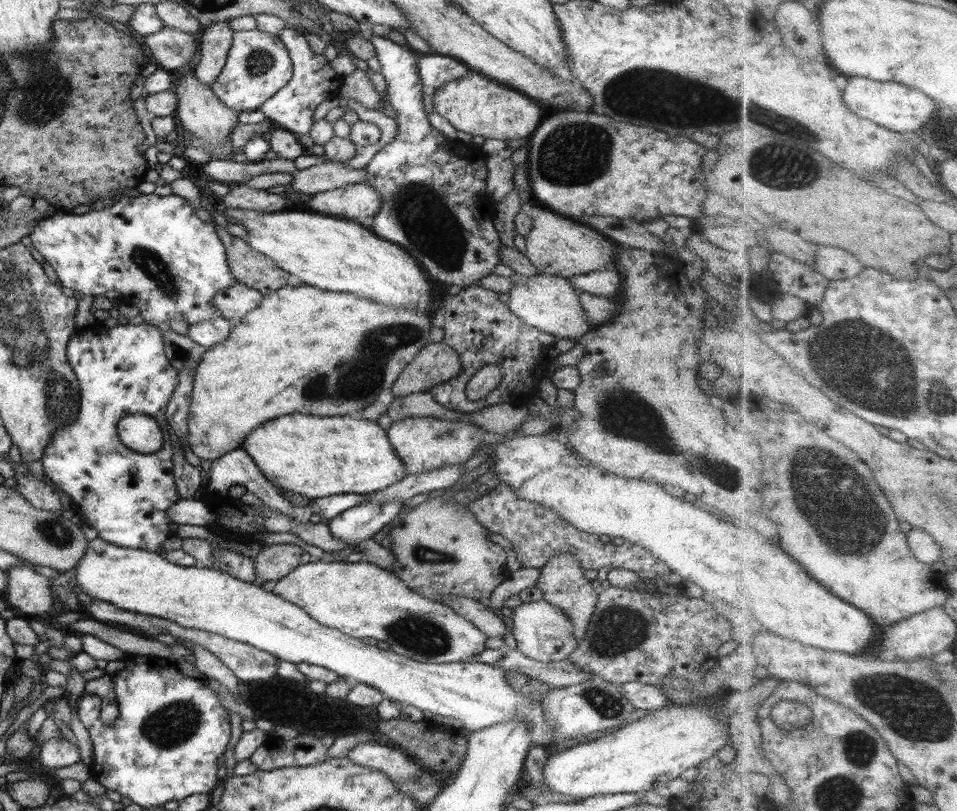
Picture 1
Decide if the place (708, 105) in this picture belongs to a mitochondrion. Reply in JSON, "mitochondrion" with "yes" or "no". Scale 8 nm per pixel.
{"mitochondrion":"yes"}

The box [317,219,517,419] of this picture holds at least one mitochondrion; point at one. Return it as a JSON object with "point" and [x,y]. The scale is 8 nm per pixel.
{"point":[452,253]}

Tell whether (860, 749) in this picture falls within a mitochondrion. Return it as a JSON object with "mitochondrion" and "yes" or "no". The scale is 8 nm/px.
{"mitochondrion":"yes"}

